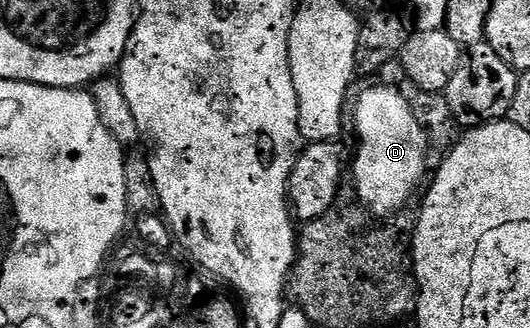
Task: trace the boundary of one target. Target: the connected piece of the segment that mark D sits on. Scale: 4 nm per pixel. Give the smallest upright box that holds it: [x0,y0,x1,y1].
[351,83,427,214]

